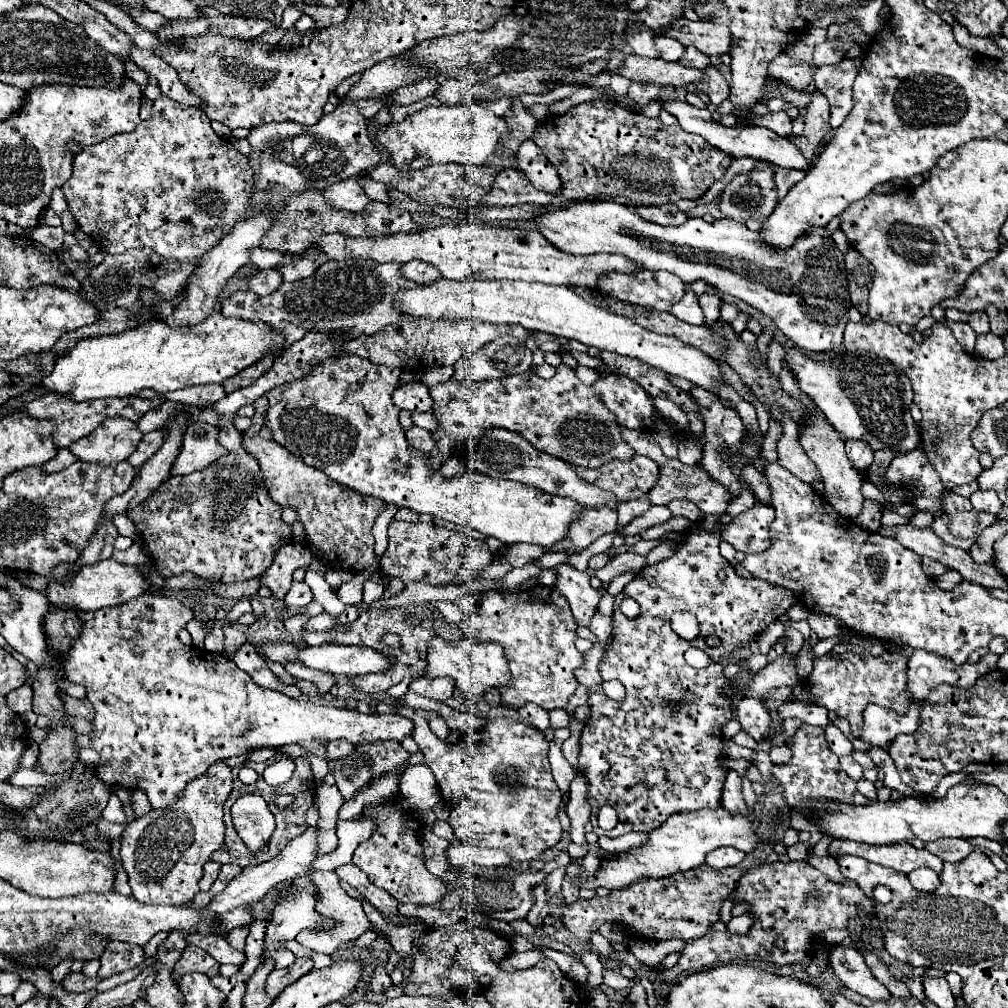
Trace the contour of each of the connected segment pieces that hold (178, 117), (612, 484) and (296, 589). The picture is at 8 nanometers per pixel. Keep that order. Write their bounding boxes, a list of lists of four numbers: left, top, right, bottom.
[[62,94,254,260],[574,454,660,504],[284,582,314,608]]

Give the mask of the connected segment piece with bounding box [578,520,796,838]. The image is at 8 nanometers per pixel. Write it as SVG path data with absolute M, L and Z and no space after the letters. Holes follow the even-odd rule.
M702 520L694 522L694 524L684 532L684 542L676 548L676 552L674 552L670 558L666 558L666 560L662 560L662 562L656 562L656 564L652 564L652 566L642 568L642 570L636 574L636 578L634 578L630 584L626 584L624 590L614 598L616 602L614 602L614 614L612 614L612 618L614 618L612 648L606 650L606 658L604 658L602 664L600 664L600 674L602 674L602 680L620 680L620 682L624 684L624 688L626 688L626 698L620 700L620 702L616 702L616 700L610 700L610 698L602 692L602 686L590 688L588 704L590 704L590 710L592 710L592 712L590 712L590 718L588 718L586 724L584 724L584 732L582 732L582 738L580 738L580 756L578 756L578 772L588 780L588 802L590 802L590 806L592 806L590 822L592 822L594 834L598 834L598 836L604 834L604 836L616 838L616 836L622 836L622 834L632 832L632 830L636 830L636 832L638 832L638 830L650 832L650 830L658 828L658 826L660 826L668 816L672 816L674 812L700 810L700 808L718 808L718 806L720 806L722 782L724 782L724 776L726 776L726 770L720 768L720 764L718 764L720 756L724 756L724 754L722 754L720 730L722 730L722 726L732 718L732 704L730 704L724 696L726 696L726 694L732 696L734 692L730 690L730 682L722 676L722 666L718 666L716 662L718 662L718 658L722 658L722 656L748 658L748 656L752 654L752 652L746 648L748 642L750 642L752 638L756 638L770 622L776 622L782 614L786 614L786 610L796 602L796 596L792 596L792 592L786 590L786 588L782 588L782 586L776 586L776 584L770 584L770 582L764 582L764 580L746 580L746 578L738 576L738 572L732 568L732 564L730 564L728 560L722 558L722 554L720 554L720 550L718 550L718 544L720 544L720 524L718 524L714 530L708 532L708 530L704 530L704 522L702 522ZM718 570L726 570L726 574L728 574L728 584L720 584L720 582L718 582L718 578L716 578L716 572L718 572ZM626 596L634 598L634 600L640 604L640 614L638 614L634 620L628 620L628 618L622 616L620 610L618 610L622 598L626 598ZM674 612L690 612L690 614L696 616L696 620L700 622L700 634L698 634L698 638L686 640L686 638L680 638L680 636L672 630L670 618L672 618ZM708 634L716 634L716 636L720 638L720 648L708 648L708 646L706 646L704 636L708 636ZM690 646L696 646L696 648L704 650L704 652L714 660L714 664L708 666L708 668L704 668L704 670L696 670L696 668L688 666L688 664L684 662L684 652L686 652ZM604 804L612 806L612 808L618 812L618 822L620 822L620 824L616 824L616 828L612 828L612 830L602 830L602 828L598 826L598 810L600 810L600 806L604 806Z

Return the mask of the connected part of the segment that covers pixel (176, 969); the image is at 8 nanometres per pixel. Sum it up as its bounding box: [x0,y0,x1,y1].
[172,945,220,984]

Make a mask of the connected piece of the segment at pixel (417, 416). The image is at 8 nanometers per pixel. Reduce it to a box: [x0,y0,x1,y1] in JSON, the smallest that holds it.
[412,412,438,432]

